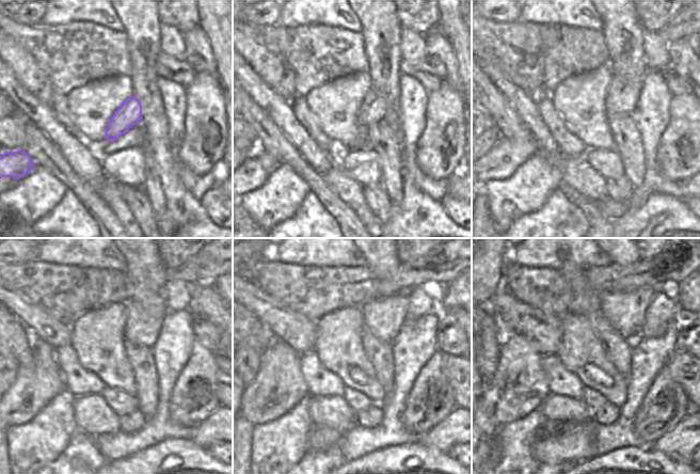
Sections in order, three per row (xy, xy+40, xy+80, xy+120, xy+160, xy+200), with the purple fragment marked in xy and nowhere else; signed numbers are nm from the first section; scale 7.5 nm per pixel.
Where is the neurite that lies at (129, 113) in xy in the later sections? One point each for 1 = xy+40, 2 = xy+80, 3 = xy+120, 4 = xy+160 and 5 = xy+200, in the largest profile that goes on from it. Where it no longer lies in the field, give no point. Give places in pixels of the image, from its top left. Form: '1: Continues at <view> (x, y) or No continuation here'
1: Continues at xy+40 (375, 105)
2: Continues at xy+80 (622, 95)
3: Continues at xy+120 (141, 328)
4: Continues at xy+160 (384, 316)
5: Continues at xy+200 (624, 307)

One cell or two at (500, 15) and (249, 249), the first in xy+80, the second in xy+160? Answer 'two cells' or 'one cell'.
one cell

